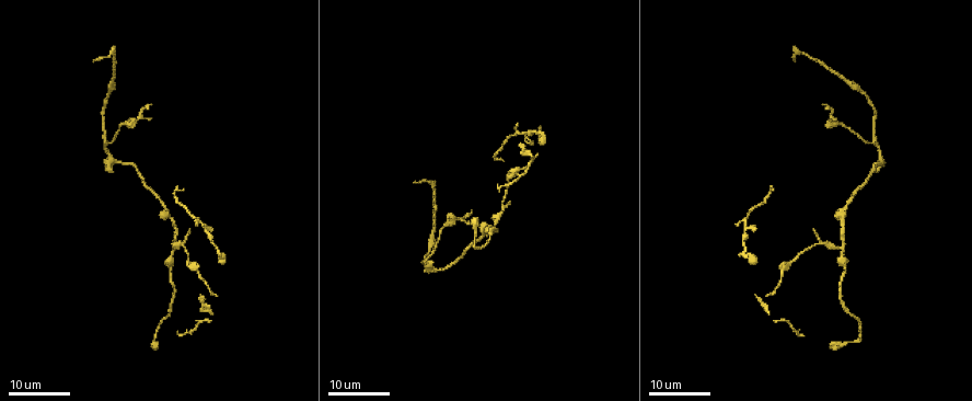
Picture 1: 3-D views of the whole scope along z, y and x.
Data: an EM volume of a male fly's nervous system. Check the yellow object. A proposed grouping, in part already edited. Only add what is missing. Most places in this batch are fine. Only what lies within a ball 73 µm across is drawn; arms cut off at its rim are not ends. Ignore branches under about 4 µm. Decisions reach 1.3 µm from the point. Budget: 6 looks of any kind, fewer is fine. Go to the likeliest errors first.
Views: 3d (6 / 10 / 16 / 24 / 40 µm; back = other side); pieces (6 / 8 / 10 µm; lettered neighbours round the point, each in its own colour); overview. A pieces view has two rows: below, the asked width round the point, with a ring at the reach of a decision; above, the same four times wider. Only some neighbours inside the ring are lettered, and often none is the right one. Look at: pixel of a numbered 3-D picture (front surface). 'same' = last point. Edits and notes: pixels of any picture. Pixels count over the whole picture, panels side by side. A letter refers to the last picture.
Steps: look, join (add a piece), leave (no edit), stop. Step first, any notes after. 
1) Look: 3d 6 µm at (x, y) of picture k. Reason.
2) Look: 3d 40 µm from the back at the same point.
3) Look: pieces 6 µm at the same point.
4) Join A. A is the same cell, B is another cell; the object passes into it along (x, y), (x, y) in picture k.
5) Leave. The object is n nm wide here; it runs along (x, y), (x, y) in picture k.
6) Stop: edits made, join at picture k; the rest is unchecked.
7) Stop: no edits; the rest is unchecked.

Look: 3d 24 µm at (770, 190) of picture 1. Thin end.

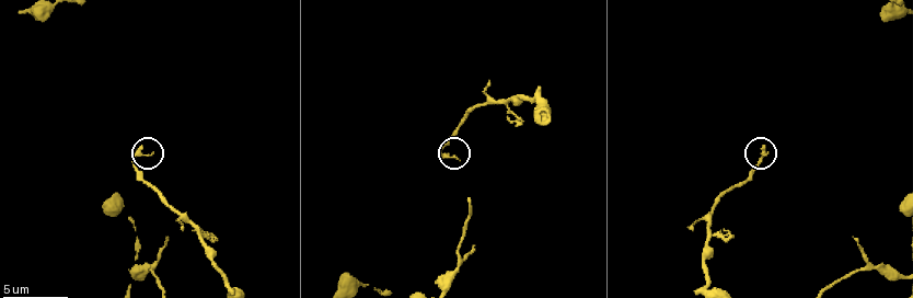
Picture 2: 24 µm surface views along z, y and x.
Look: pieces 8 µm at (768, 155) of picture 2.

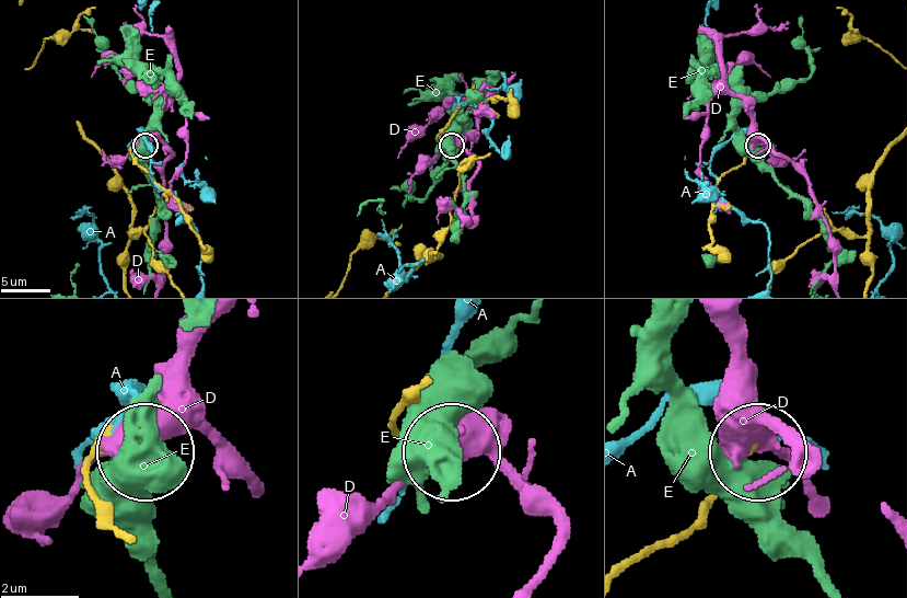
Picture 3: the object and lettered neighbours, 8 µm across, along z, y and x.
Leave. A, D and E are other cells; none of them fits.

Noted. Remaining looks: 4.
Look: 3d 16 µm at (824, 105) of picture 1. Thin end.

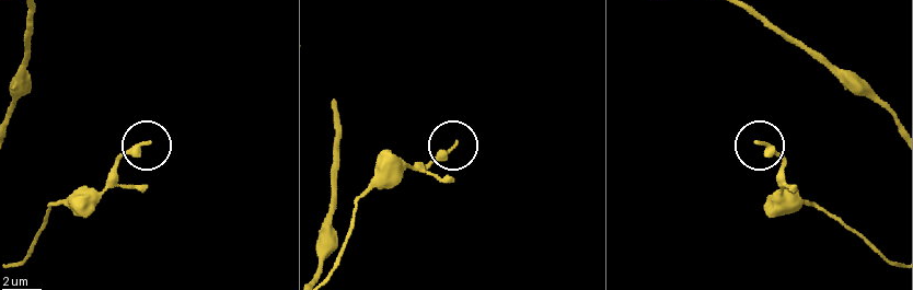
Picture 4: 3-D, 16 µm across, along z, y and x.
Look: pieces 10 µm at (758, 142) of picture 4. See the neighbours.

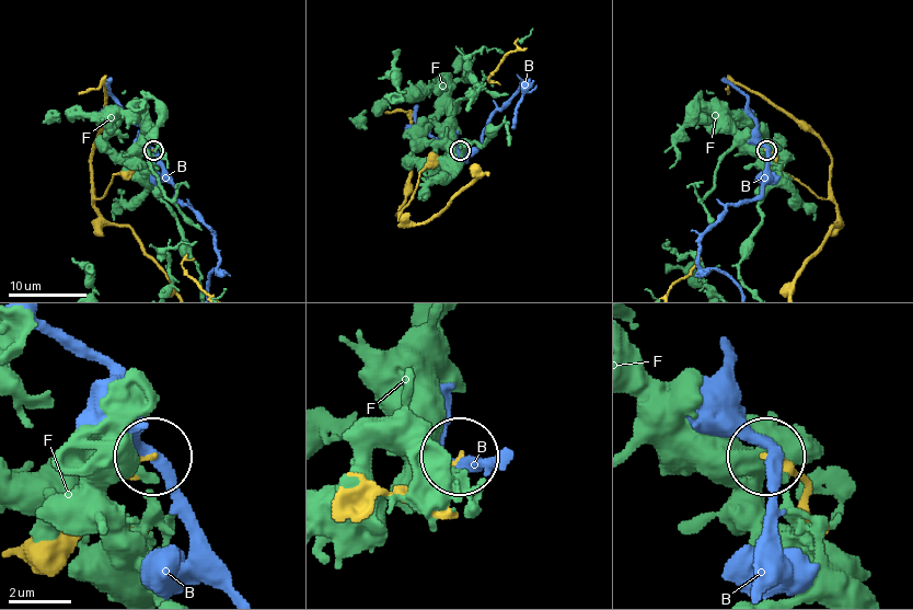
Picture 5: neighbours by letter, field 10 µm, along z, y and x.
Leave. The object is 140 nm wide here; B and F are other cells; it runs along (115, 225), (94, 202), (114, 176), (131, 171), (152, 149) in picture 5; none of them fits.

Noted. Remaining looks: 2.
Look: pieces 8 µm at (168, 240) of picture 2. An open end.

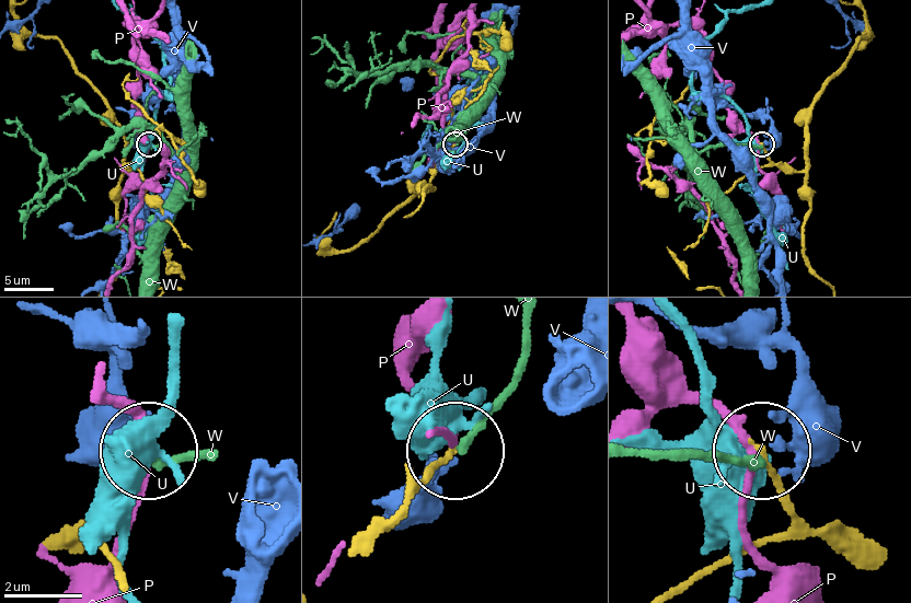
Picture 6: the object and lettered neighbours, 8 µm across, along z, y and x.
Leave. P, U, V and W are other cells; it runs along (830, 546), (762, 451) in picture 6; no lettered piece goes on from it.

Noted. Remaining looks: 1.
Stop: no edits; the rest is unchecked.

